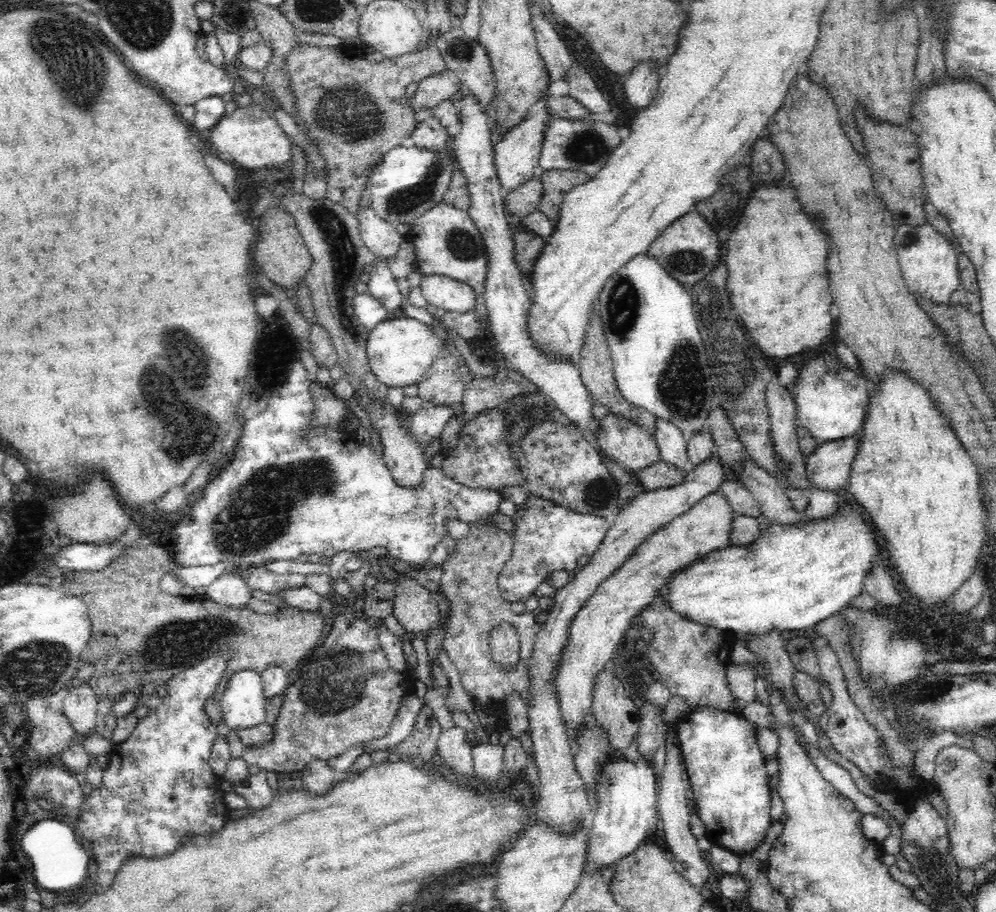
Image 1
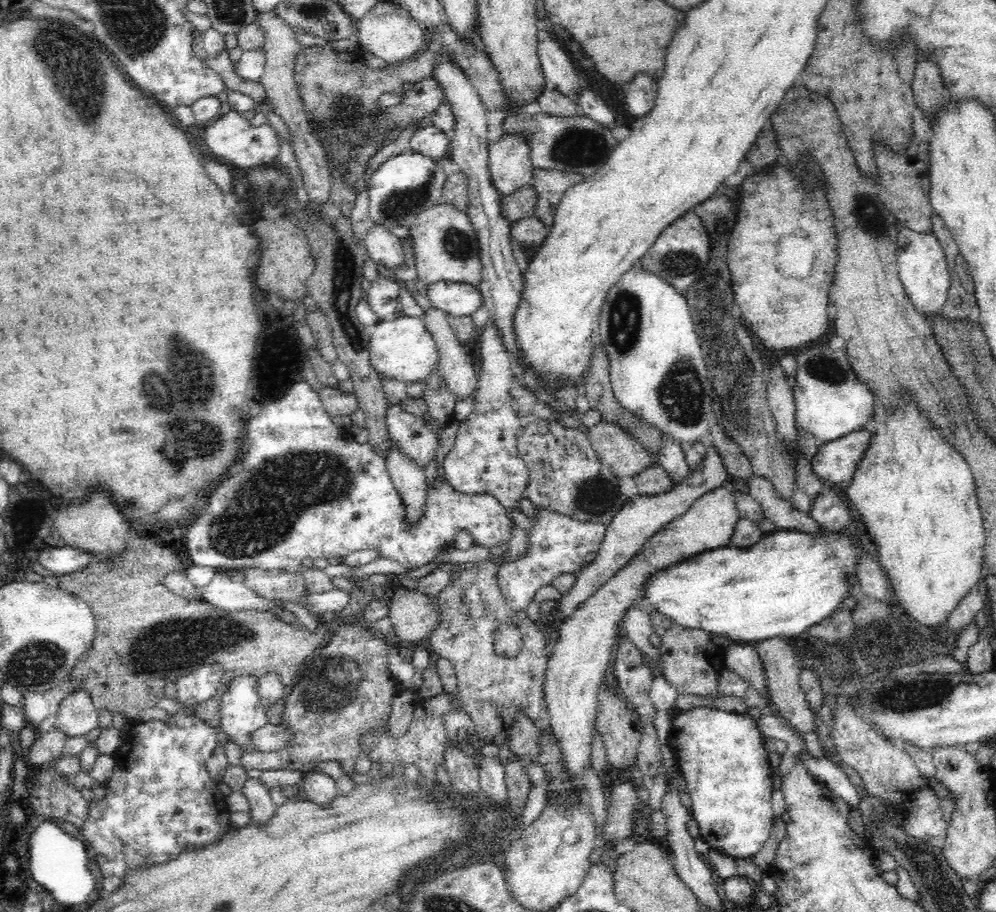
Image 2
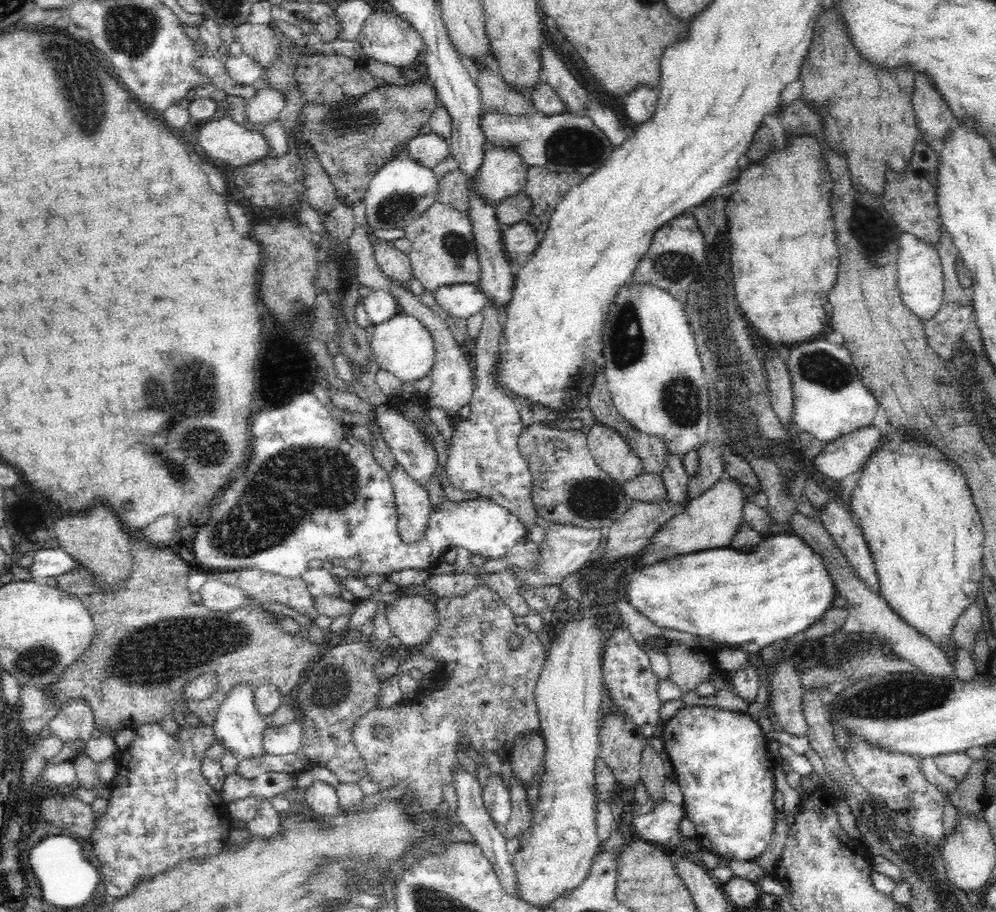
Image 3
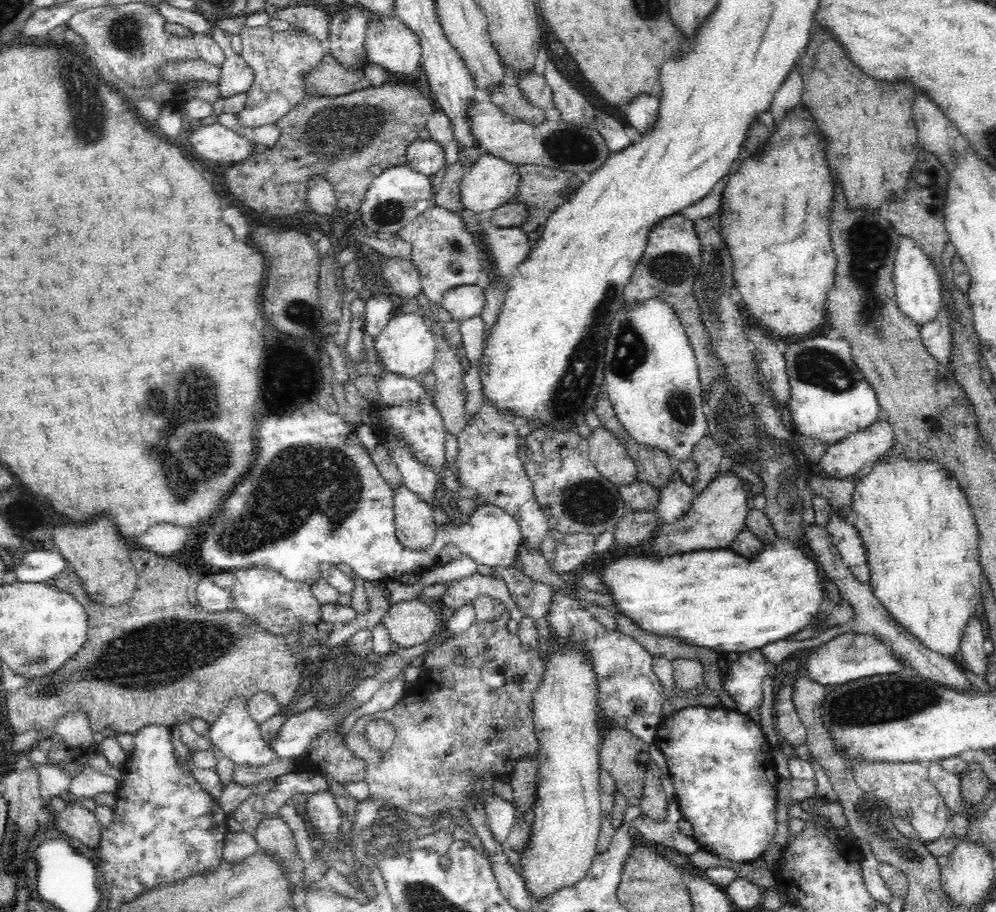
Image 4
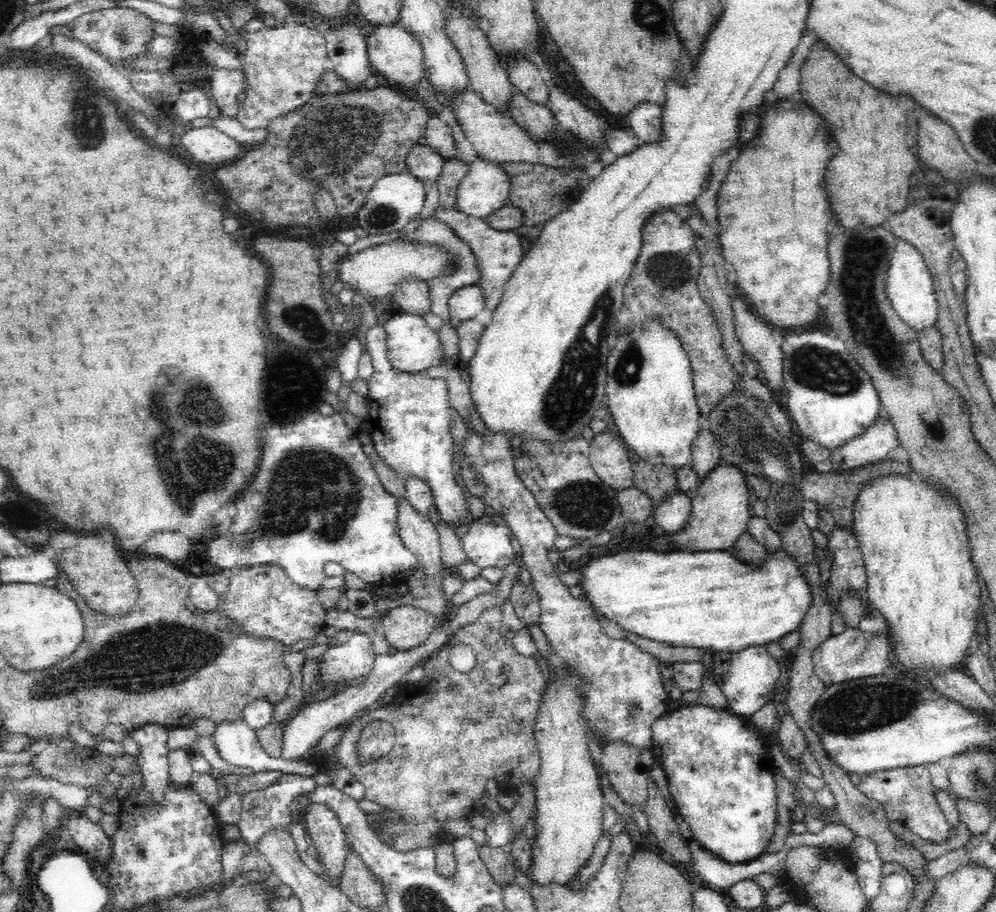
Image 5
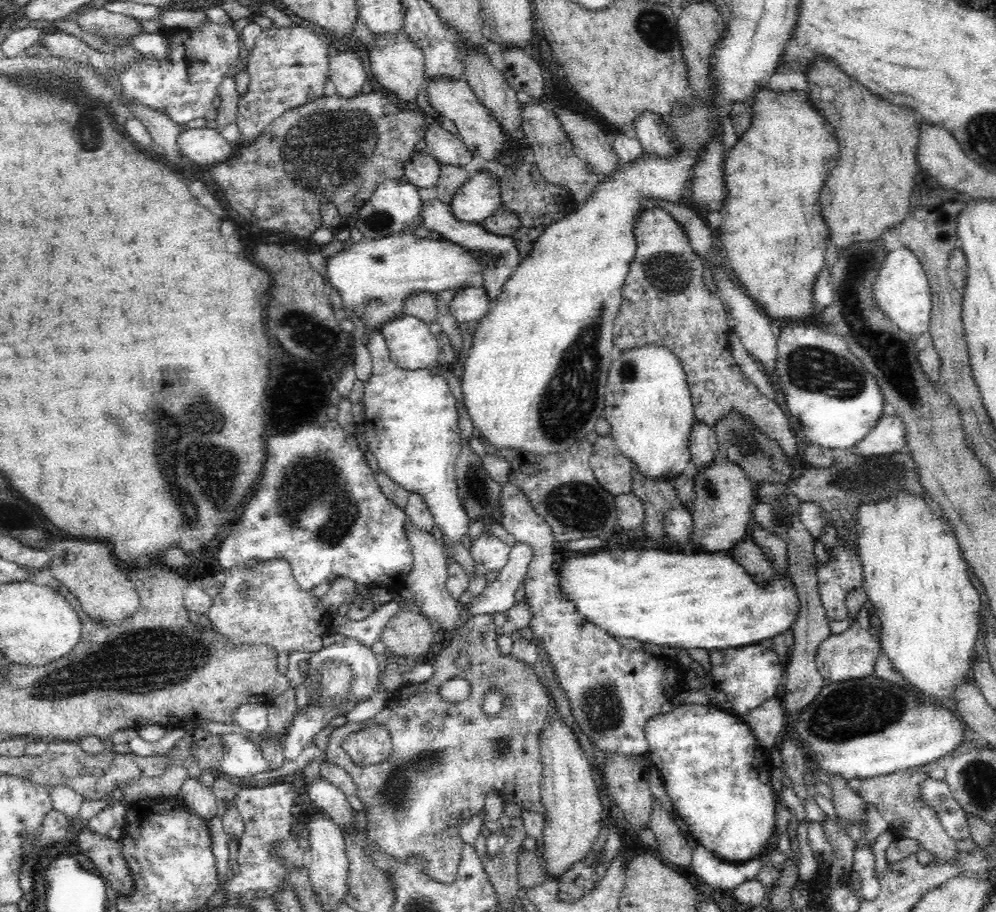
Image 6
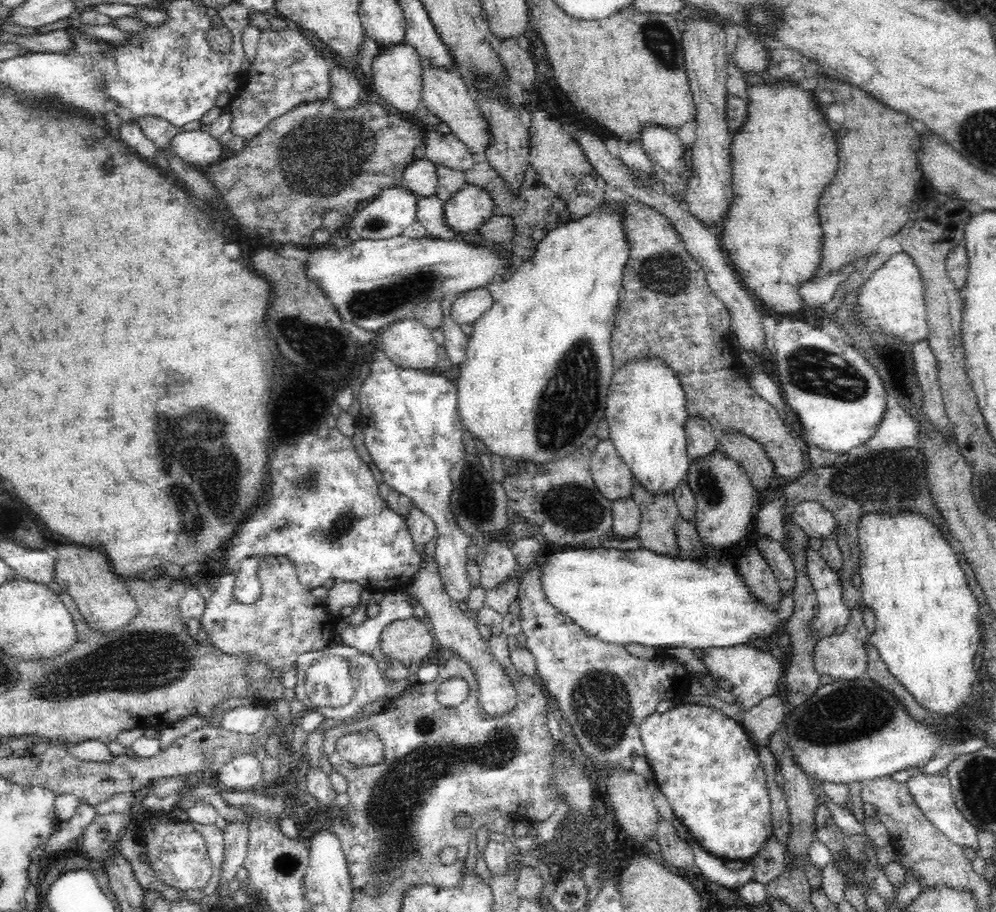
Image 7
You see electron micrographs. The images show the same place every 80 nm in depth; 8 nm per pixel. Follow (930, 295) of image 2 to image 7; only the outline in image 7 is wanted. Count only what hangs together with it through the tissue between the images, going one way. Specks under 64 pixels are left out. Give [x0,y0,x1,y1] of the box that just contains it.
[857,252,928,344]

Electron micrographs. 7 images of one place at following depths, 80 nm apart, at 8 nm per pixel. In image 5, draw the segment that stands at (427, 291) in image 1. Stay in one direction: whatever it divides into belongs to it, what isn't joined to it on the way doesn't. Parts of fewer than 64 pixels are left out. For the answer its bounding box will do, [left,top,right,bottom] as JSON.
[447,284,486,324]

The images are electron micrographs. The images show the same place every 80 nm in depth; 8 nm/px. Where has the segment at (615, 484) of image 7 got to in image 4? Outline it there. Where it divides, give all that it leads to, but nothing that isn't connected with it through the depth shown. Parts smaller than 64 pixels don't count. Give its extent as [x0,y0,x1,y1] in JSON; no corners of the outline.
[587,428,638,487]

